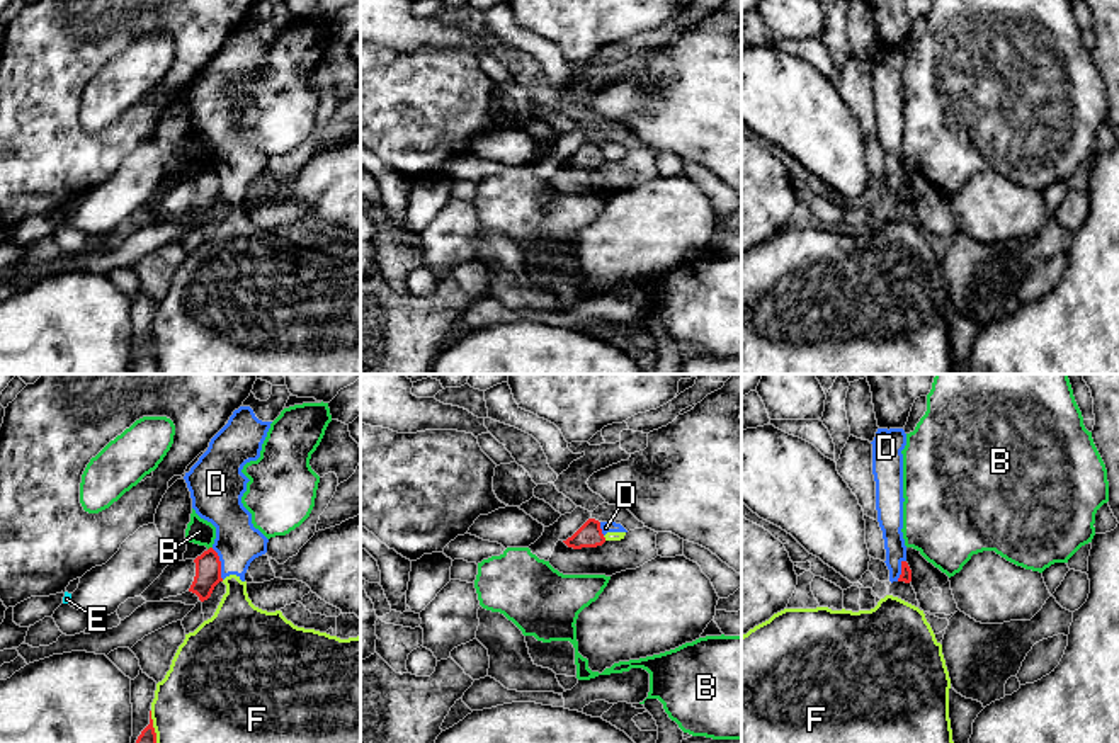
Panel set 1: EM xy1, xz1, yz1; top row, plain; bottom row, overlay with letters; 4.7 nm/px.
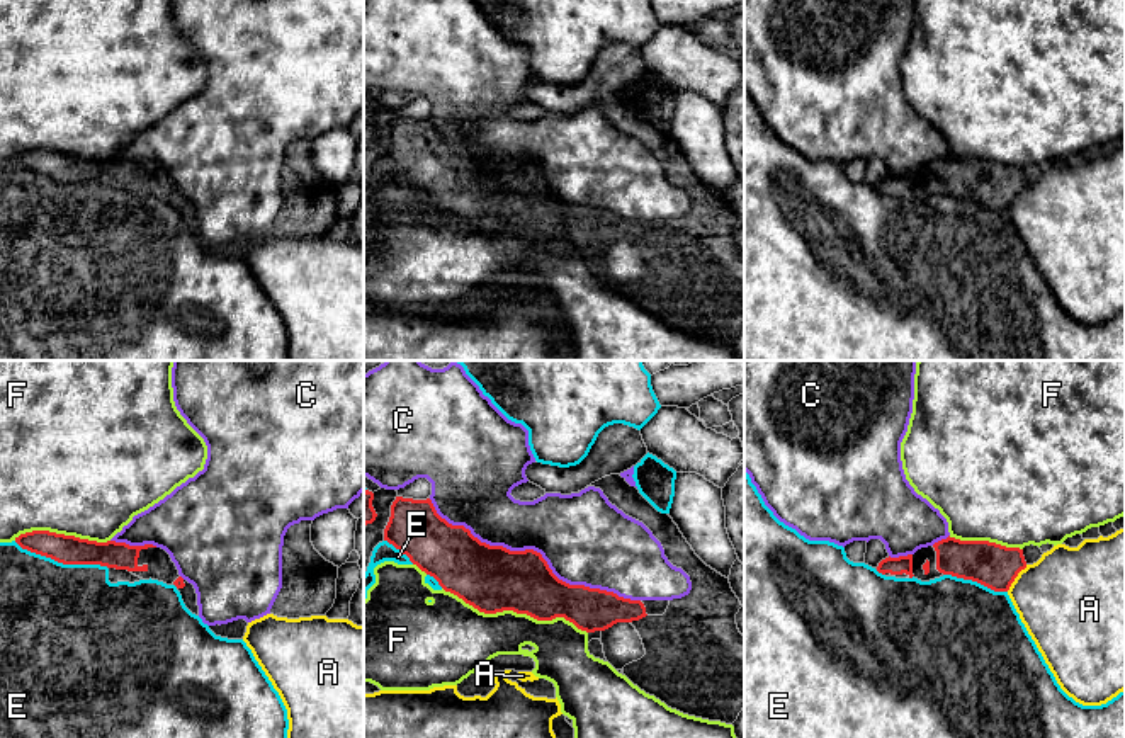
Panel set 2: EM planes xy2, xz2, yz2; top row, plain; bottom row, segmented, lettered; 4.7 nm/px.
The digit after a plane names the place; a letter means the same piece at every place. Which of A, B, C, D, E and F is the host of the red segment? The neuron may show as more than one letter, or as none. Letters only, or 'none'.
none

